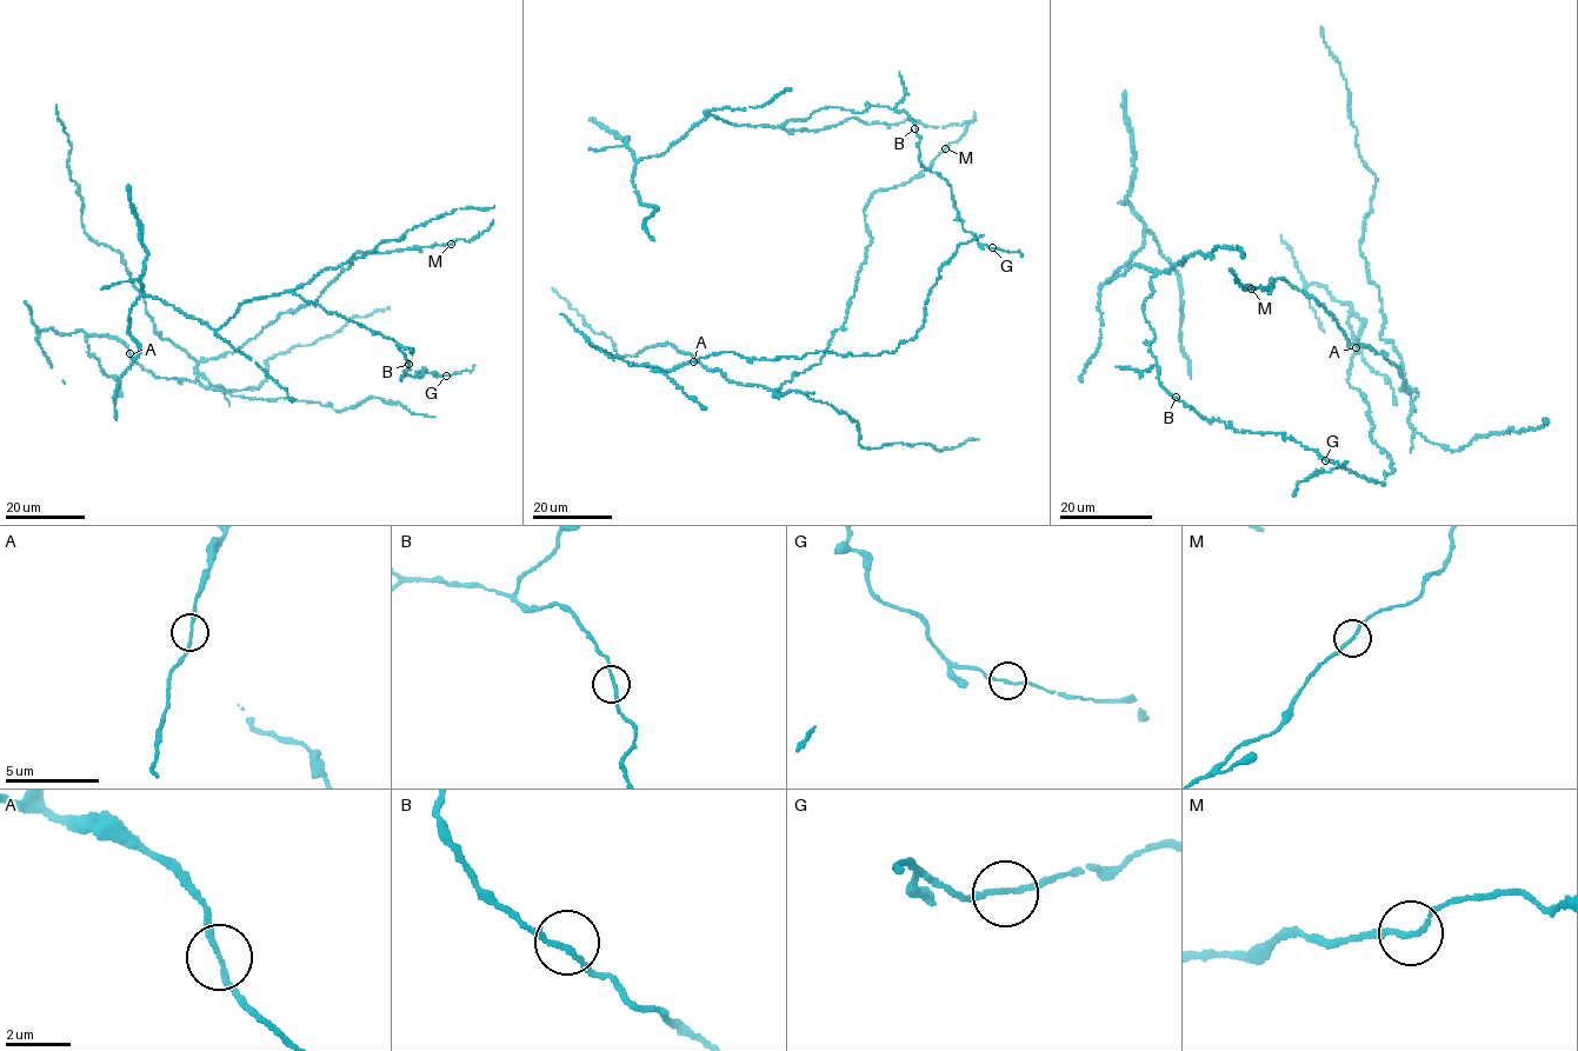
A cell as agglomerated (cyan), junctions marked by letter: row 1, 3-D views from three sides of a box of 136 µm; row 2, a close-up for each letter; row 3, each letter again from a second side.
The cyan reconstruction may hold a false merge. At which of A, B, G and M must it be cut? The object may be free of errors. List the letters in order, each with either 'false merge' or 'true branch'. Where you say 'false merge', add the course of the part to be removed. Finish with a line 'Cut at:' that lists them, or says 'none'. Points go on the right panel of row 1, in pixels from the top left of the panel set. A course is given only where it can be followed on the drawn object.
A: true branch
B: true branch
G: true branch
M: true branch
Cut at: none

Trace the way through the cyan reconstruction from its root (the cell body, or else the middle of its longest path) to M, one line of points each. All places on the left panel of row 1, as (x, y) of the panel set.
M: (417, 247), (451, 244)

